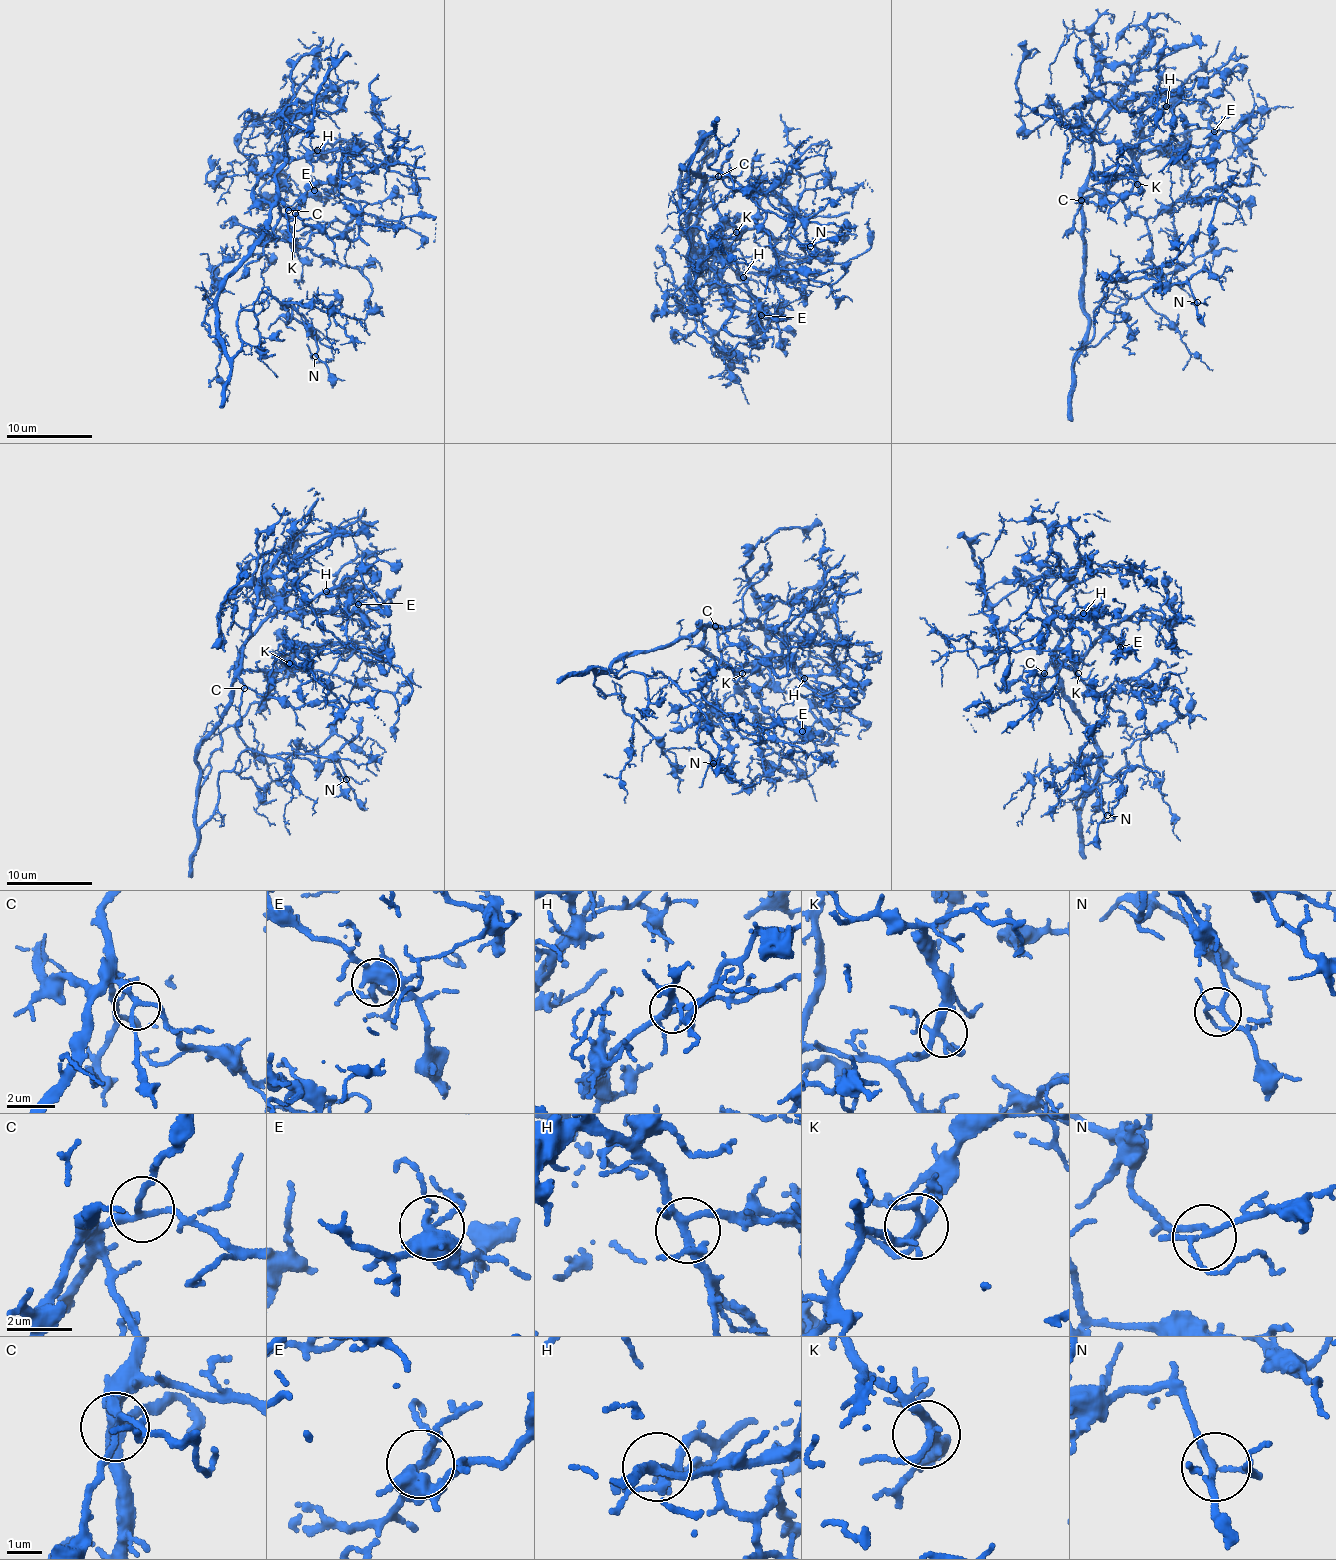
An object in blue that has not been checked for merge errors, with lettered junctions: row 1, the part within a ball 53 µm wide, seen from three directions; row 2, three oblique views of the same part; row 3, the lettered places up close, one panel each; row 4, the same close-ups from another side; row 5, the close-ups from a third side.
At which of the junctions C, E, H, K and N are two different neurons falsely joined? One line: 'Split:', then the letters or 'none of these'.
Split: none of these

